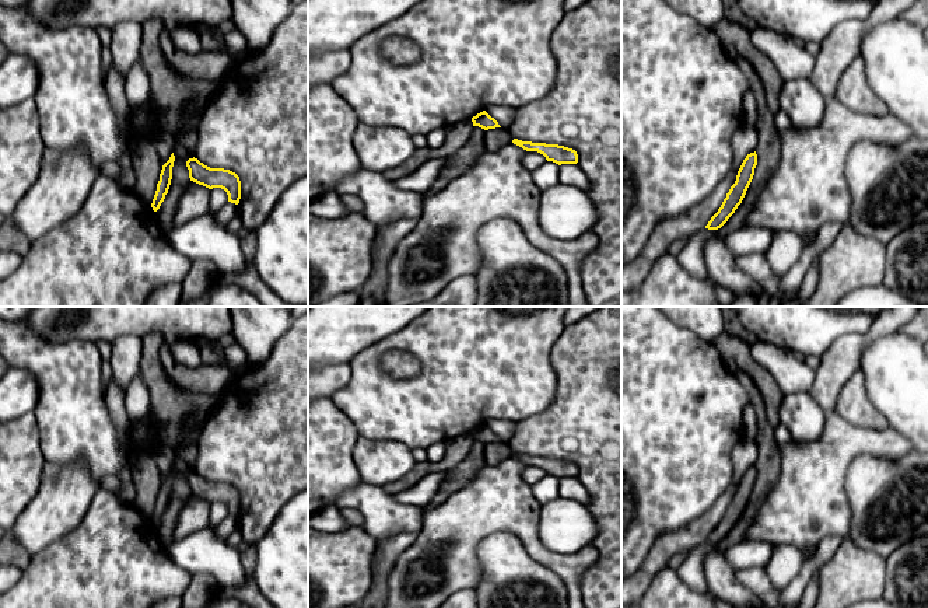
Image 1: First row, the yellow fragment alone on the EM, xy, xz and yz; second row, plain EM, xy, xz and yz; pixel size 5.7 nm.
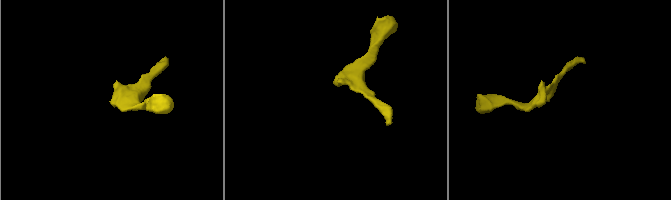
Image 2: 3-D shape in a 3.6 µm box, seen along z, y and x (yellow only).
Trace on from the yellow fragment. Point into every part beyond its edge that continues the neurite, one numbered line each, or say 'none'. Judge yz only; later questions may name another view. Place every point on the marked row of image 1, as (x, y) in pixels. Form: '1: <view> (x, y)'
none

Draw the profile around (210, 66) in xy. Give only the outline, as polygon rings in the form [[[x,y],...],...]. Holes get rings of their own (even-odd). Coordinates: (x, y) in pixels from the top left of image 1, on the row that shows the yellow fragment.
[[[164,28],[160,35],[161,52],[171,67],[186,78],[220,81],[235,62],[223,52],[189,55],[172,43],[169,32],[169,28]]]

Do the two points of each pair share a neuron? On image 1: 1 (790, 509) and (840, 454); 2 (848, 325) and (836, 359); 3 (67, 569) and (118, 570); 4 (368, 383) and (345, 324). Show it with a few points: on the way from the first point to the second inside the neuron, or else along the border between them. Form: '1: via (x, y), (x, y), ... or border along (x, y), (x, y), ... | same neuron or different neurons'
1: via (790, 489), (790, 478), (813, 454), (820, 454) | same neuron
2: border along (874, 321), (862, 332), (841, 334), (822, 356) | different neurons
3: via (80, 570), (105, 570) | same neuron
4: border along (387, 338), (366, 346), (349, 363) | different neurons

